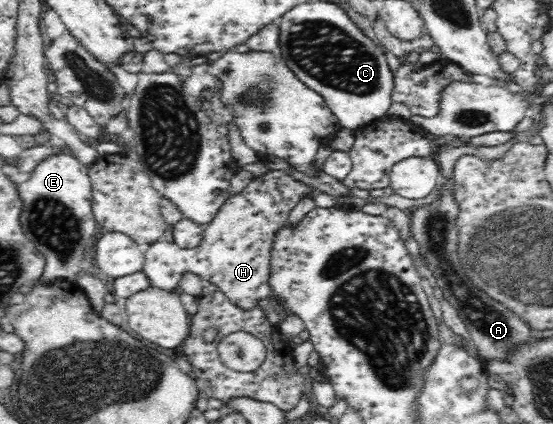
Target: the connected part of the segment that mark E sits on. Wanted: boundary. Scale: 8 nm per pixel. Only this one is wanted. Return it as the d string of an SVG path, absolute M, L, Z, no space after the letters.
M67 151L50 153L45 159L29 173L28 180L16 185L22 201L22 230L46 256L46 268L40 279L74 281L80 270L84 270L80 266L84 260L84 250L92 244L94 232L97 231L97 220L91 211L91 178L87 173L88 168Z

